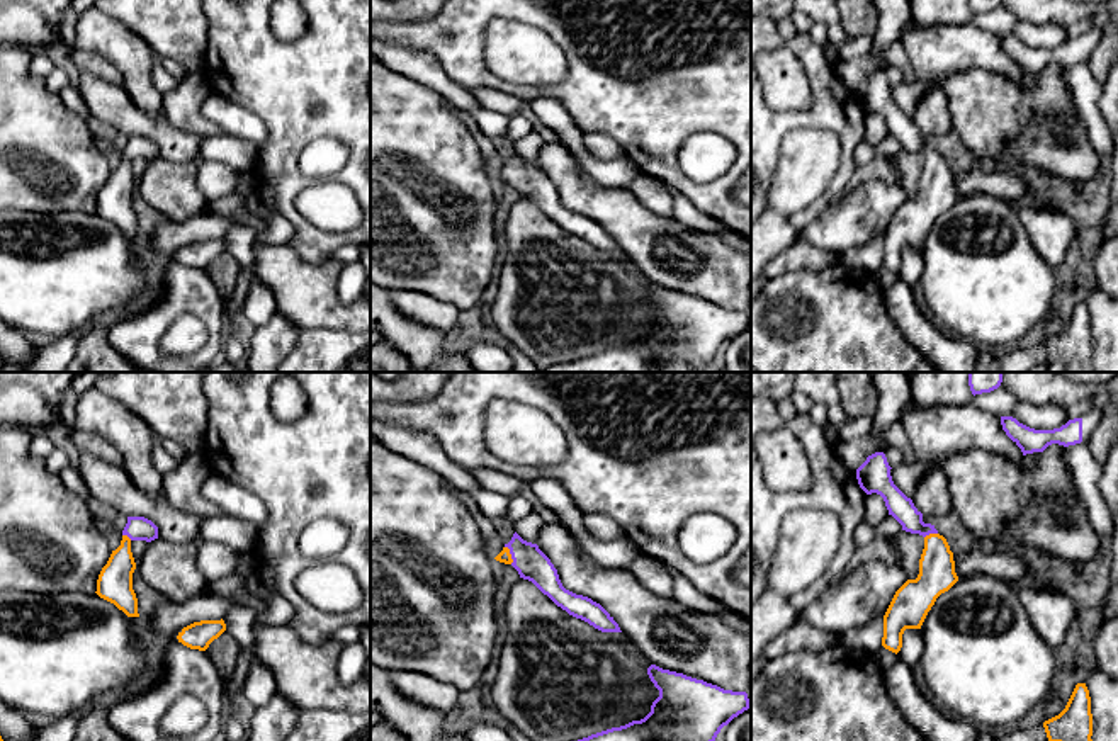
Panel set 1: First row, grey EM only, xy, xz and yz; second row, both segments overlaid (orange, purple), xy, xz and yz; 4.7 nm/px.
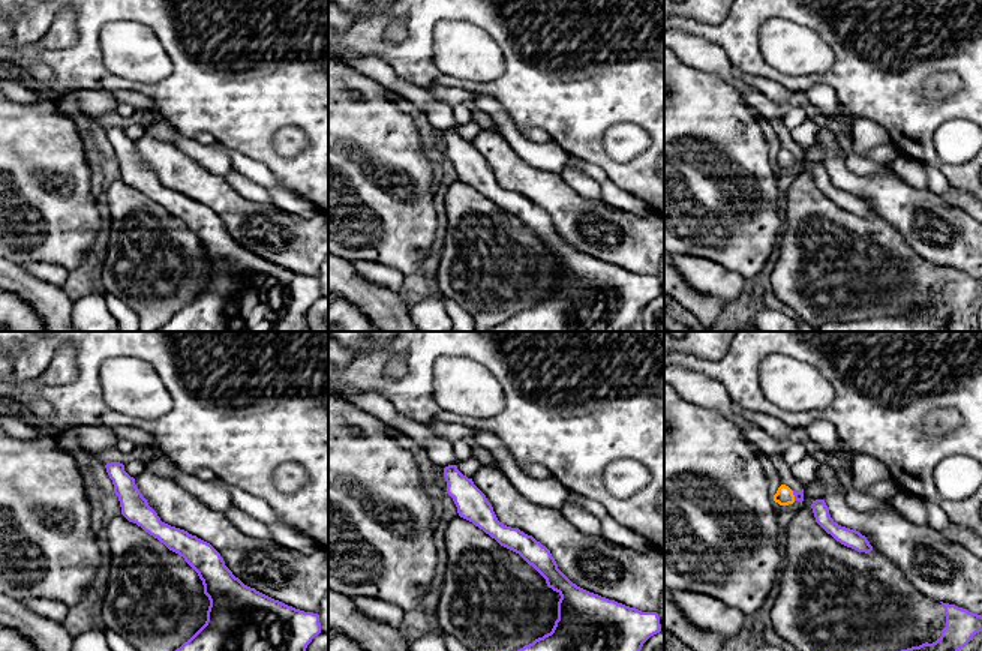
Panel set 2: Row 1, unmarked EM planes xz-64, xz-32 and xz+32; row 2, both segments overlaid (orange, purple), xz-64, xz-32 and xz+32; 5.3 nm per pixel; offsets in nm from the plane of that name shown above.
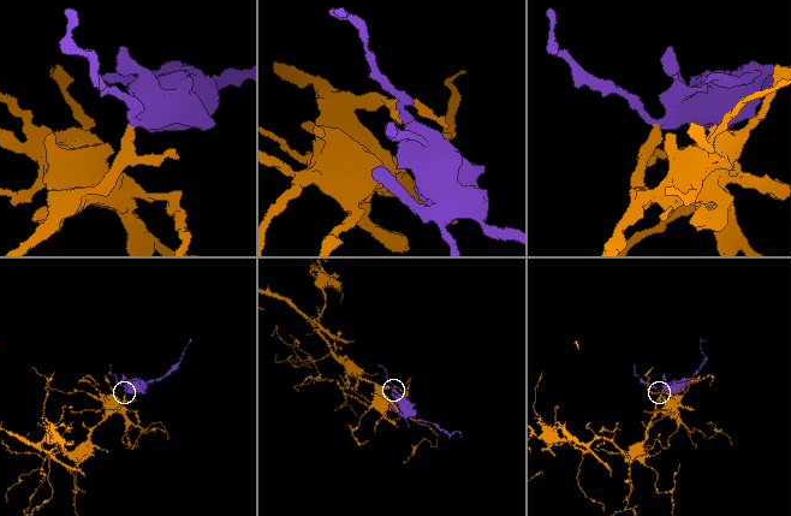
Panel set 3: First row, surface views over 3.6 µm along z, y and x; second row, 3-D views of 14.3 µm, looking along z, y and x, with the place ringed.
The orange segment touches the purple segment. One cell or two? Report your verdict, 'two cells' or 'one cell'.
one cell

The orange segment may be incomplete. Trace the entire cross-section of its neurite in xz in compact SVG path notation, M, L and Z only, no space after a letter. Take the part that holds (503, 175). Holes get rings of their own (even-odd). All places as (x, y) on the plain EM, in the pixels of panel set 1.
M517 151L494 178L511 184L520 197L532 201L569 235L588 241L601 252L622 252L613 236L600 223L566 209L551 178L537 163L523 160Z

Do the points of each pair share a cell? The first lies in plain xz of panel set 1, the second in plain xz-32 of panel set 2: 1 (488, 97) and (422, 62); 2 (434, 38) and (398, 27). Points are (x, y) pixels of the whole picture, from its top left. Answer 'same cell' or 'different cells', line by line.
1: different cells
2: different cells

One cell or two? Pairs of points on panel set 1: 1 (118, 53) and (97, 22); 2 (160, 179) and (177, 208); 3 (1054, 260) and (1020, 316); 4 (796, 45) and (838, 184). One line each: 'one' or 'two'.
1: one
2: one
3: two
4: one

